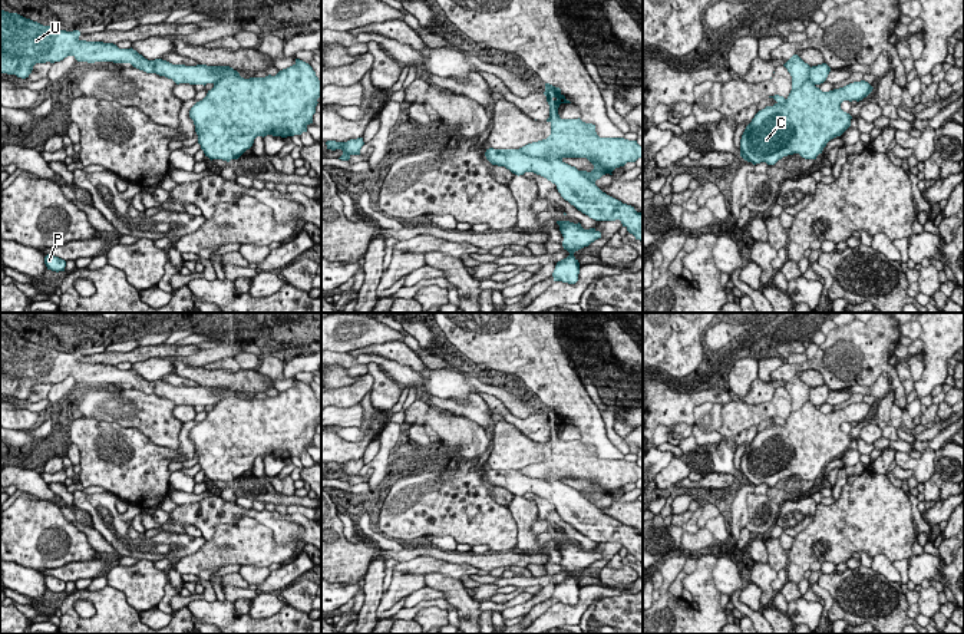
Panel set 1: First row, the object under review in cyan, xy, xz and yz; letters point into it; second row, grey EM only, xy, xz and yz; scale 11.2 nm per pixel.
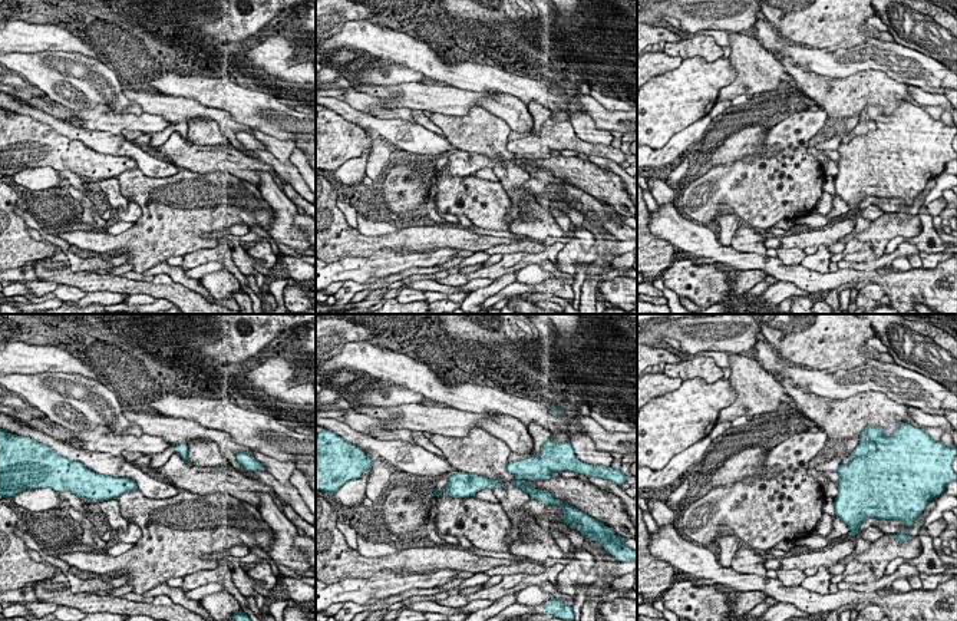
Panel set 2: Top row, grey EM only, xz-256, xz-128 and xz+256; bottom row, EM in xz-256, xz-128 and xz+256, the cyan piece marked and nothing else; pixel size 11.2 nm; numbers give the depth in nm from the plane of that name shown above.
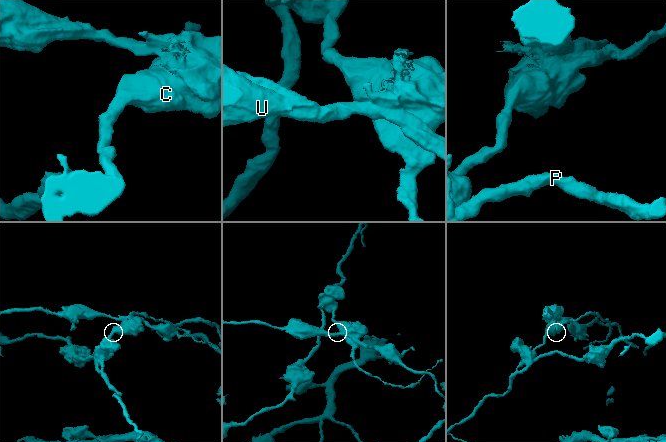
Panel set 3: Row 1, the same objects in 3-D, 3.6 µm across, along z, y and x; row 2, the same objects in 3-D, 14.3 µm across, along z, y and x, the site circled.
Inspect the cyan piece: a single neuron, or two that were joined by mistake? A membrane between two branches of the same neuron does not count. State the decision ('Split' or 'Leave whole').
Split

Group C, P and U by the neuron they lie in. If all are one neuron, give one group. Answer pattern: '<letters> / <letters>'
C P / U

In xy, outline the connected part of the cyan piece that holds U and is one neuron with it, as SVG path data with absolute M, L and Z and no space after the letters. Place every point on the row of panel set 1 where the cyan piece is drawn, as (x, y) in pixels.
M0 10L0 73L26 79L36 63L55 63L73 56L77 62L88 63L131 63L146 73L172 79L176 85L215 85L222 77L222 72L214 66L172 65L162 59L148 60L132 47L119 49L113 43L86 42L79 36L79 30L59 30L17 13Z

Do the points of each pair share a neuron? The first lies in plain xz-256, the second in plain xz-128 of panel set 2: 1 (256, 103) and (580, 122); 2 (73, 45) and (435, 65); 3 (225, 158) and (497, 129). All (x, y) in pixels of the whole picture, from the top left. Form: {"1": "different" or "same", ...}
{"1": "different", "2": "same", "3": "different"}

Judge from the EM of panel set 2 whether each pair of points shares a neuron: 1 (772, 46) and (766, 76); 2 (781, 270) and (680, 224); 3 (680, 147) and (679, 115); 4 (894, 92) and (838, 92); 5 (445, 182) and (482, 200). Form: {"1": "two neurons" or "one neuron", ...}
{"1": "two neurons", "2": "one neuron", "3": "two neurons", "4": "one neuron", "5": "one neuron"}

